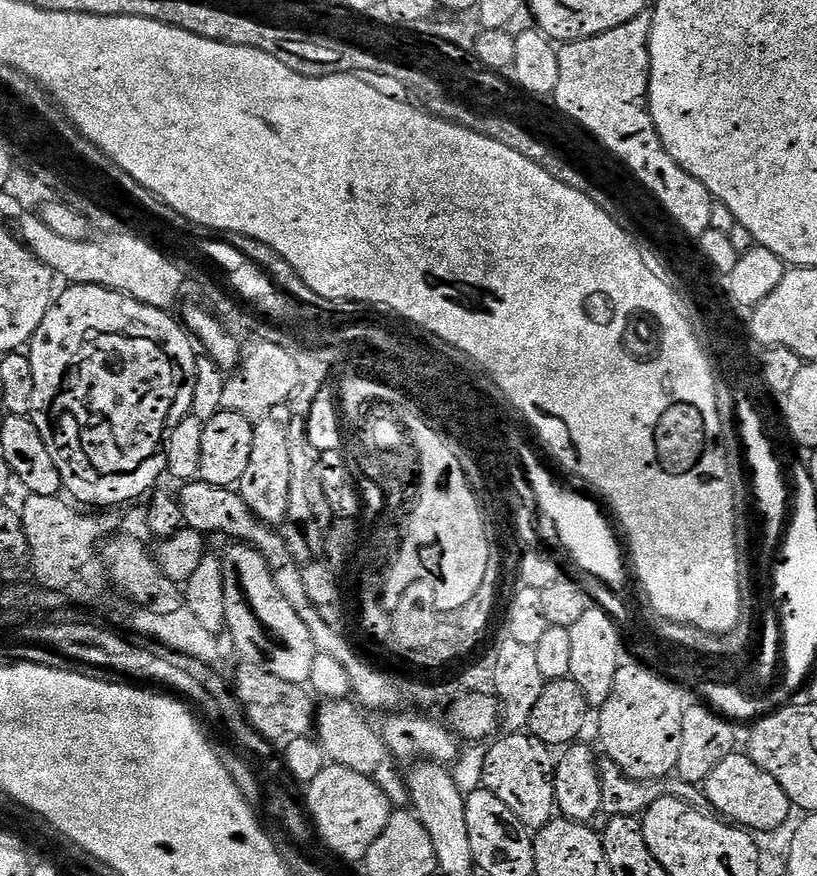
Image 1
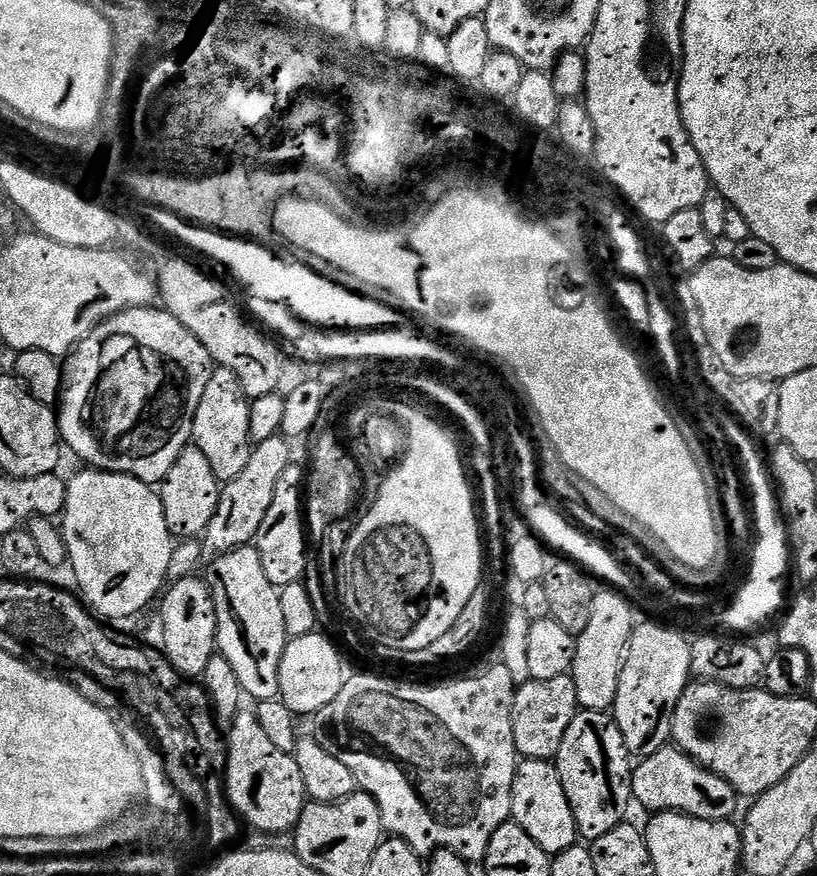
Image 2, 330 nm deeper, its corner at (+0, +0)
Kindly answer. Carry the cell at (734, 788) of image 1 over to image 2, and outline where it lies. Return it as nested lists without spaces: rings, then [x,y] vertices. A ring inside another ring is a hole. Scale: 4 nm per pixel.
[[[675,746],[645,756],[635,765],[632,794],[635,803],[649,808],[649,813],[683,812],[684,815],[699,820],[727,821],[742,803],[741,797],[734,790],[734,786],[730,786],[730,782],[726,782],[710,769],[703,768]]]

